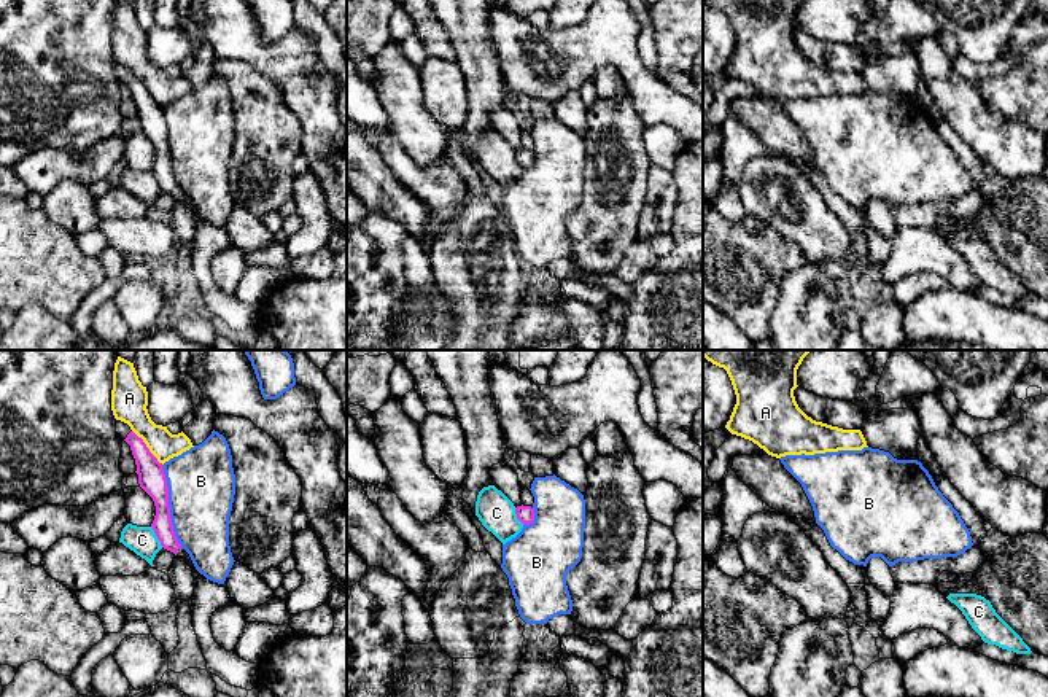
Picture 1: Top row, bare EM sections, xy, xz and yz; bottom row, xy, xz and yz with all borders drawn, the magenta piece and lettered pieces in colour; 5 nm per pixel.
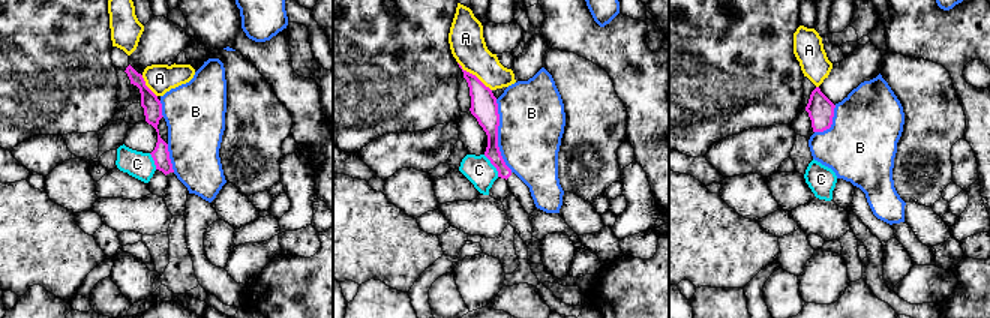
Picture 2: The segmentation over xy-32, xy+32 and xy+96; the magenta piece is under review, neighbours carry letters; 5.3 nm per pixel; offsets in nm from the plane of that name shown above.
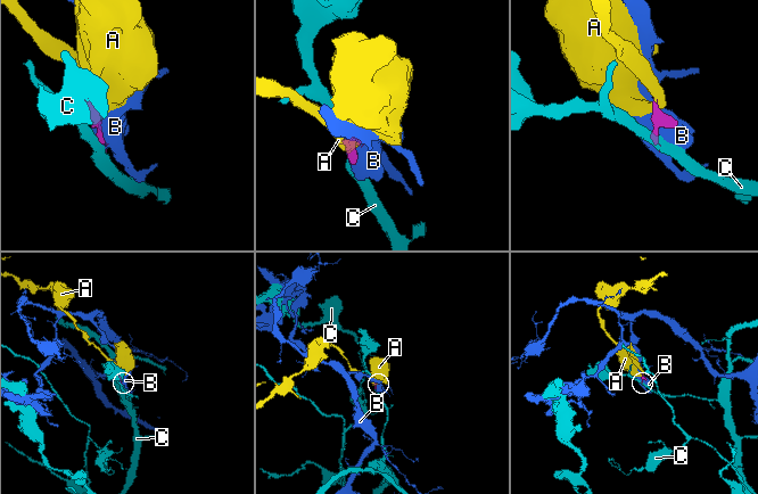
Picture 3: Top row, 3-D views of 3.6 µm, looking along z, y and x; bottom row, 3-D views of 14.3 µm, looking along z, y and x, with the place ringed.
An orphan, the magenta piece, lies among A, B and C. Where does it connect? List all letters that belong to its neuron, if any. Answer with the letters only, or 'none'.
none

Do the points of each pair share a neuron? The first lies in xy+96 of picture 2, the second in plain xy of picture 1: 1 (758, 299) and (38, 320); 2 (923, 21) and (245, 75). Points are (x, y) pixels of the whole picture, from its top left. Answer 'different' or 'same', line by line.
1: different
2: different

